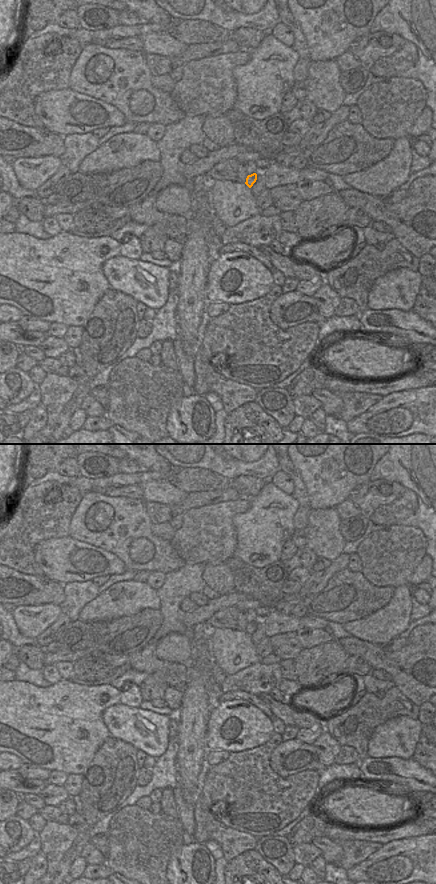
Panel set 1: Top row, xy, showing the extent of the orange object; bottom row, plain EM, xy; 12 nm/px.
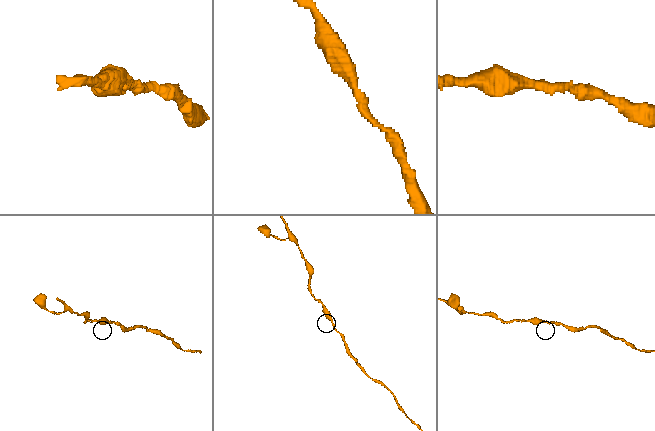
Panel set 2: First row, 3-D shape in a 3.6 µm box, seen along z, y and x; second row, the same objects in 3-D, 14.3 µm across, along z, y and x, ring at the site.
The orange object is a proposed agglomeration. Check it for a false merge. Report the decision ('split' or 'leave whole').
leave whole

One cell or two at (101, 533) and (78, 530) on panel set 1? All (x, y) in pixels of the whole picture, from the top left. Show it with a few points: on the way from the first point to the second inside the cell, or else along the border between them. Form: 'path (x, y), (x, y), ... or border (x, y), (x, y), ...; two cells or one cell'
path (95, 532), (84, 530); one cell

